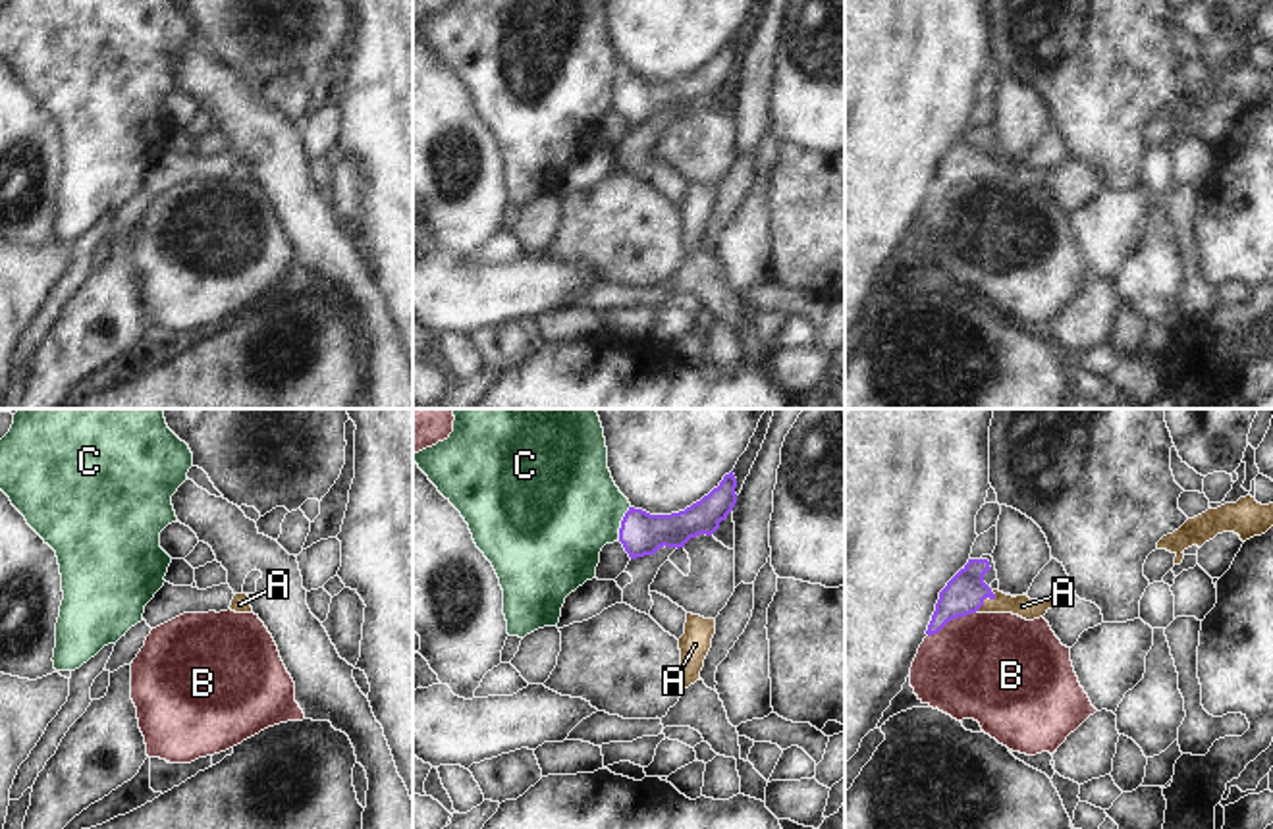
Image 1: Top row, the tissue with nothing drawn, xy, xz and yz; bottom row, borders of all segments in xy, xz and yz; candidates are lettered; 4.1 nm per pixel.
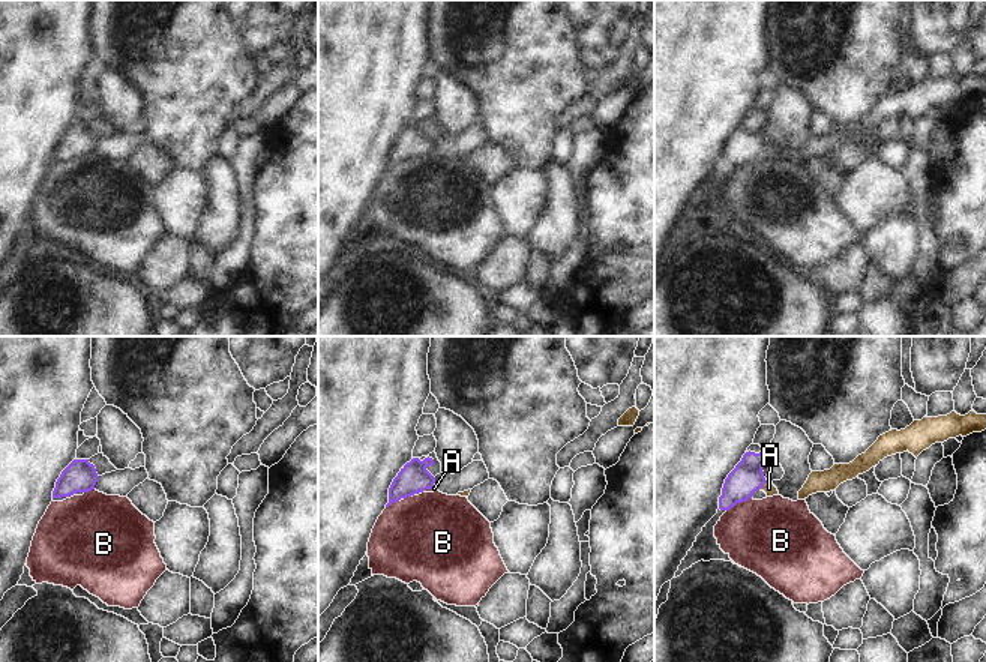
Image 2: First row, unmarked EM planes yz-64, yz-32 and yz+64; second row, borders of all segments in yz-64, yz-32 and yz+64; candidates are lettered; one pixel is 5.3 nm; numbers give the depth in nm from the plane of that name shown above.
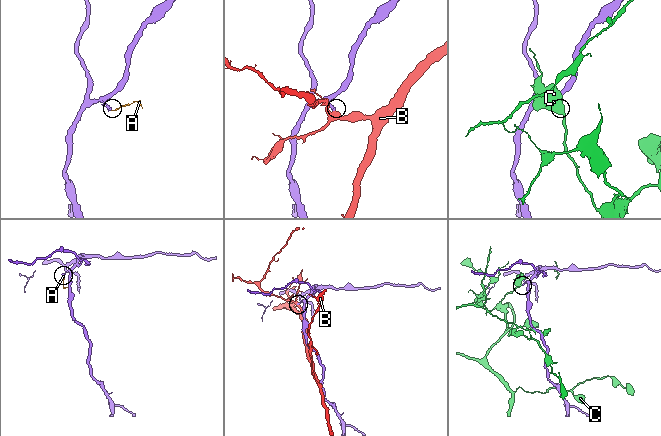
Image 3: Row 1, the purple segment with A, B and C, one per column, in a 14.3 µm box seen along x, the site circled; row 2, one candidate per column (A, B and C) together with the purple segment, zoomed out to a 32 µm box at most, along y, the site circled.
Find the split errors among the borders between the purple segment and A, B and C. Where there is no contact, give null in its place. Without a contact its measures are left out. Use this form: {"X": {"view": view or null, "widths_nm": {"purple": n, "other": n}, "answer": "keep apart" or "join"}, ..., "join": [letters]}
{"A": {"view": "yz", "widths_nm": {"purple": 170, "other": 90}, "answer": "join"}, "B": {"view": "yz", "widths_nm": {"purple": 170, "other": 440}, "answer": "keep apart"}, "C": {"view": "xz", "widths_nm": {"purple": 180, "other": 460}, "answer": "keep apart"}, "join": ["A"]}

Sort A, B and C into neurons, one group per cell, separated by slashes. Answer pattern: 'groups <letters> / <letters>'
groups A / B / C

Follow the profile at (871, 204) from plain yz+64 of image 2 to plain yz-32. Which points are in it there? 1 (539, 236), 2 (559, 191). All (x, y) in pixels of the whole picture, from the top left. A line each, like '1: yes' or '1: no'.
1: no
2: no

